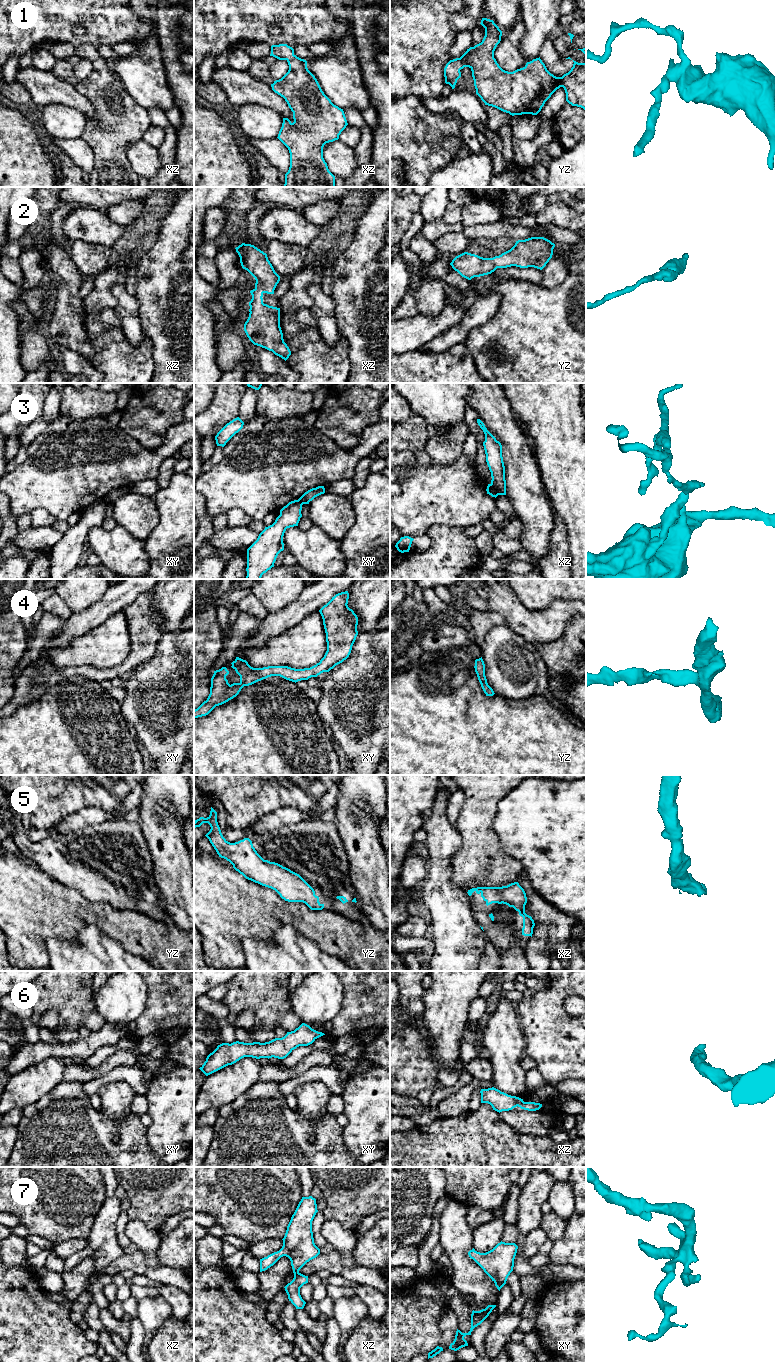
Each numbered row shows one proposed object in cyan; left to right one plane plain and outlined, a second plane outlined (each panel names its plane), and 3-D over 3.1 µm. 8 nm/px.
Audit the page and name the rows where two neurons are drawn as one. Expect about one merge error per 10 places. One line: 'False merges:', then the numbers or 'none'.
False merges: 3

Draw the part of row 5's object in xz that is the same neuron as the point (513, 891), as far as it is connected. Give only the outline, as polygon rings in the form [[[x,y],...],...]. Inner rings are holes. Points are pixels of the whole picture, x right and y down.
[[[518,882],[511,883],[502,887],[477,887],[468,890],[468,895],[471,896],[473,892],[480,894],[486,905],[492,903],[506,904],[513,907],[523,917],[522,935],[531,936],[535,926],[534,920],[531,916],[525,913],[525,905],[527,897],[524,889]]]

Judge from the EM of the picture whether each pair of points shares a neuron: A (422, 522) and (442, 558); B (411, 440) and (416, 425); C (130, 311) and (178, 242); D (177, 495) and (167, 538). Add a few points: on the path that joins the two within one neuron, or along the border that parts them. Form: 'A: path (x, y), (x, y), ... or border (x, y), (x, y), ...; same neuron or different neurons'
A: border (450, 526), (433, 525), (426, 533); different neurons
B: path (411, 436), (416, 429); same neuron
C: border (133, 295), (138, 302), (138, 316), (142, 324); different neurons
D: path (177, 506), (177, 527); same neuron

